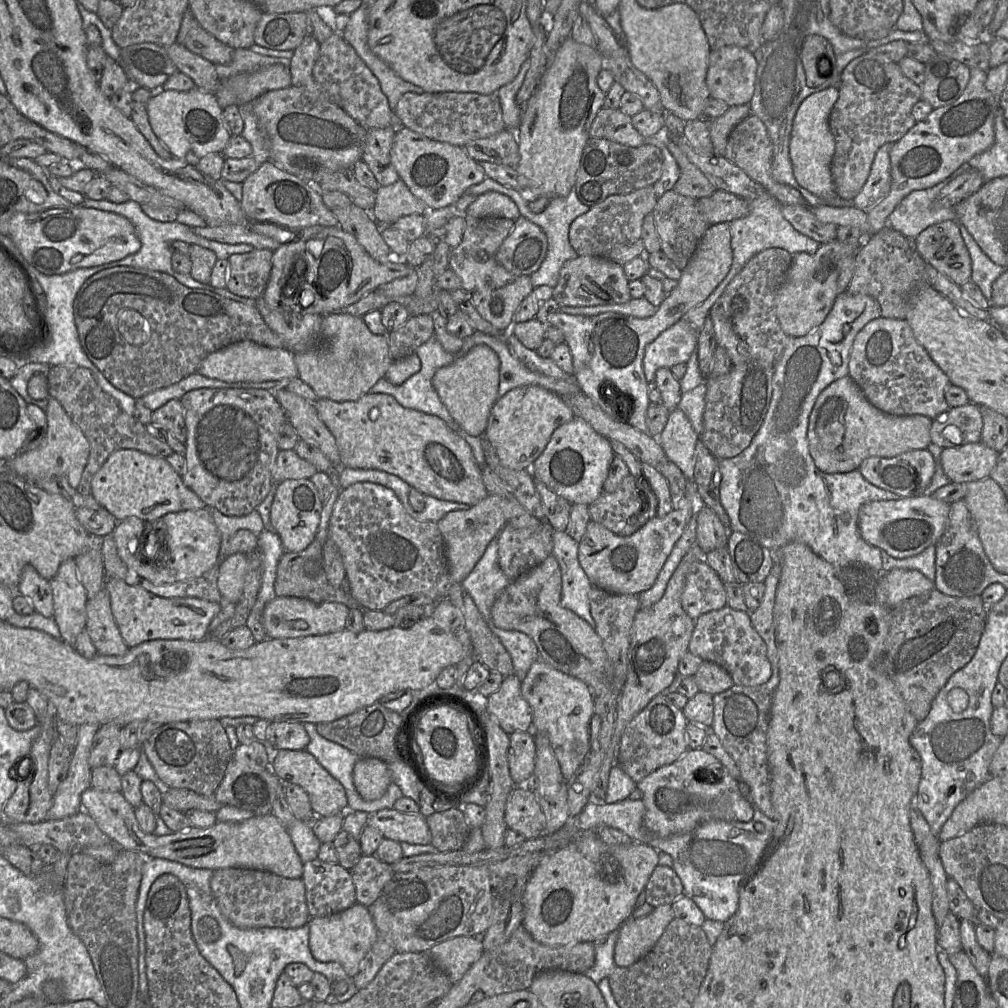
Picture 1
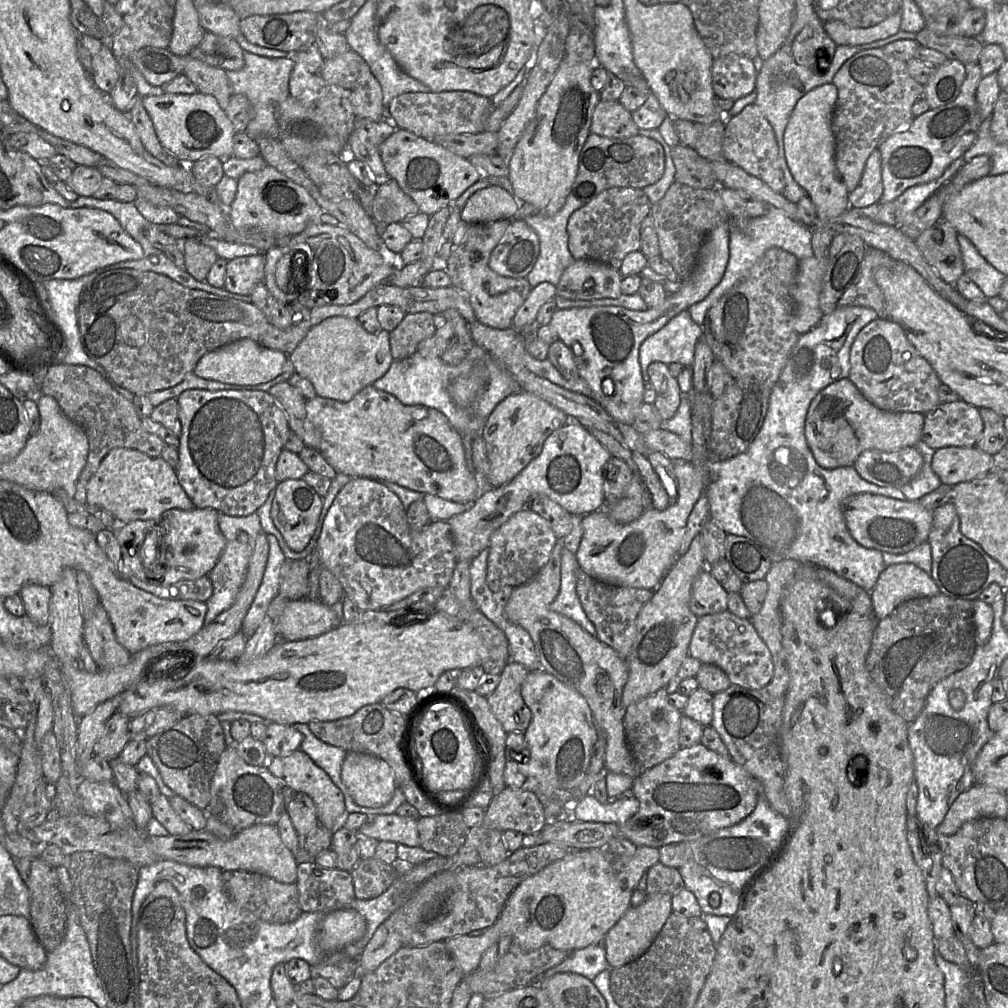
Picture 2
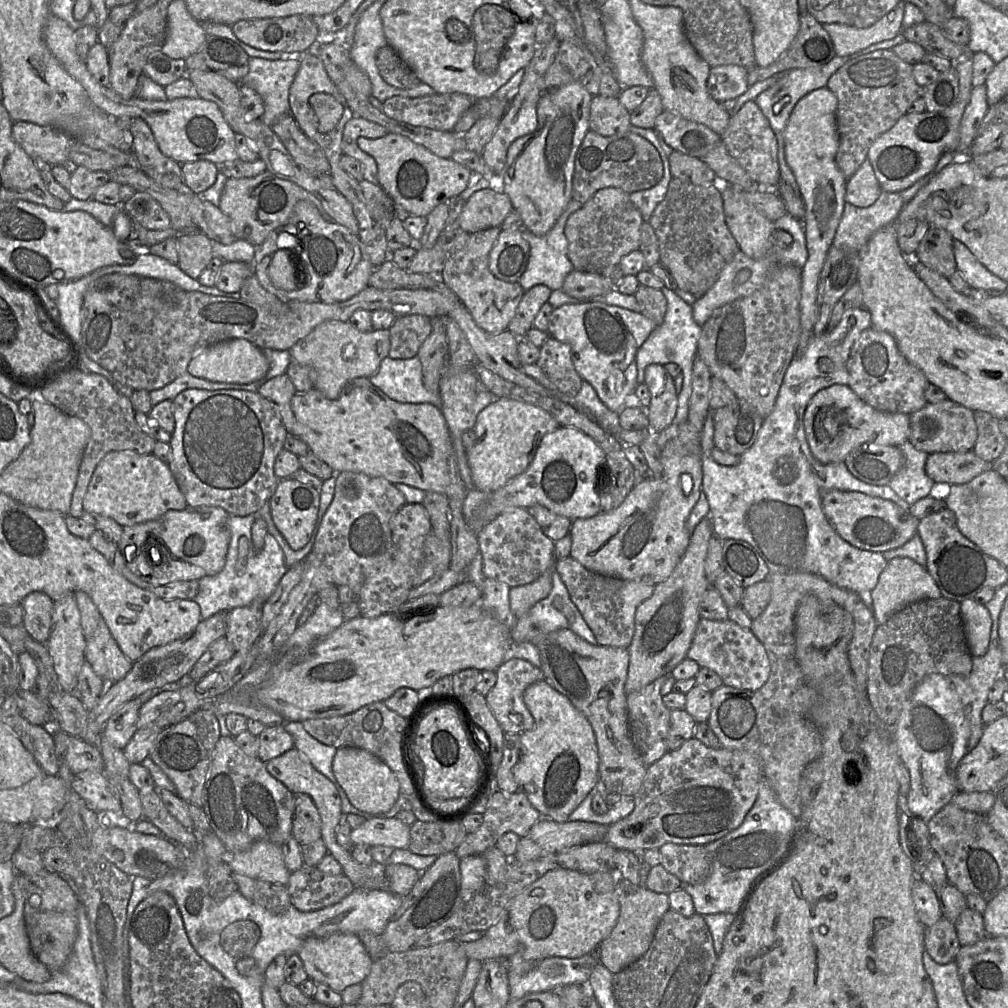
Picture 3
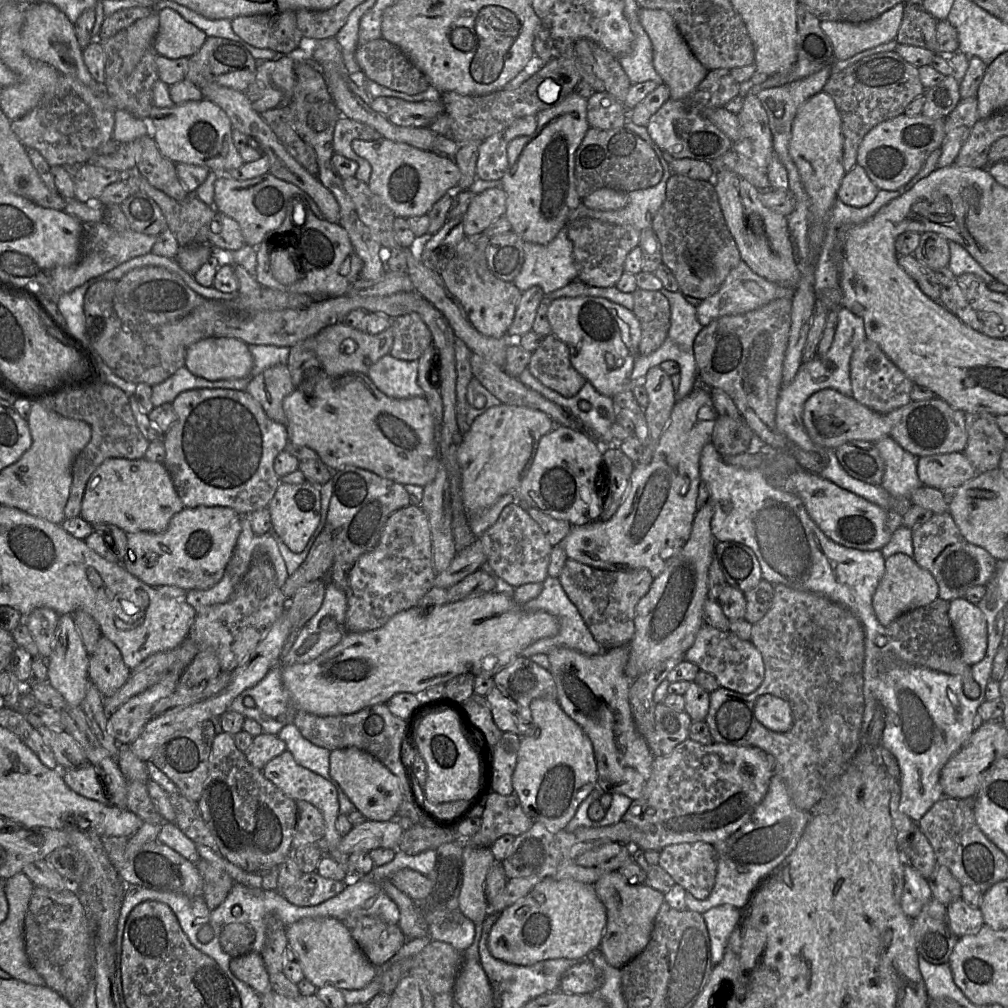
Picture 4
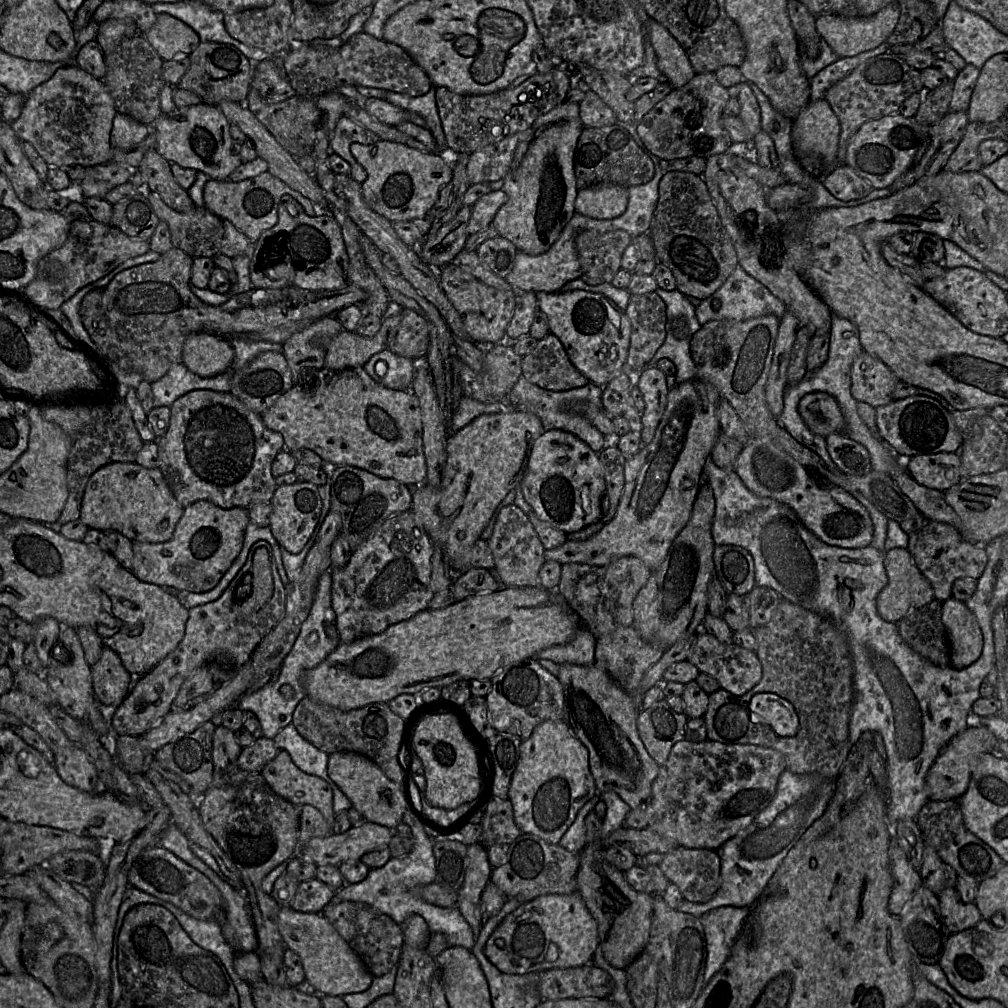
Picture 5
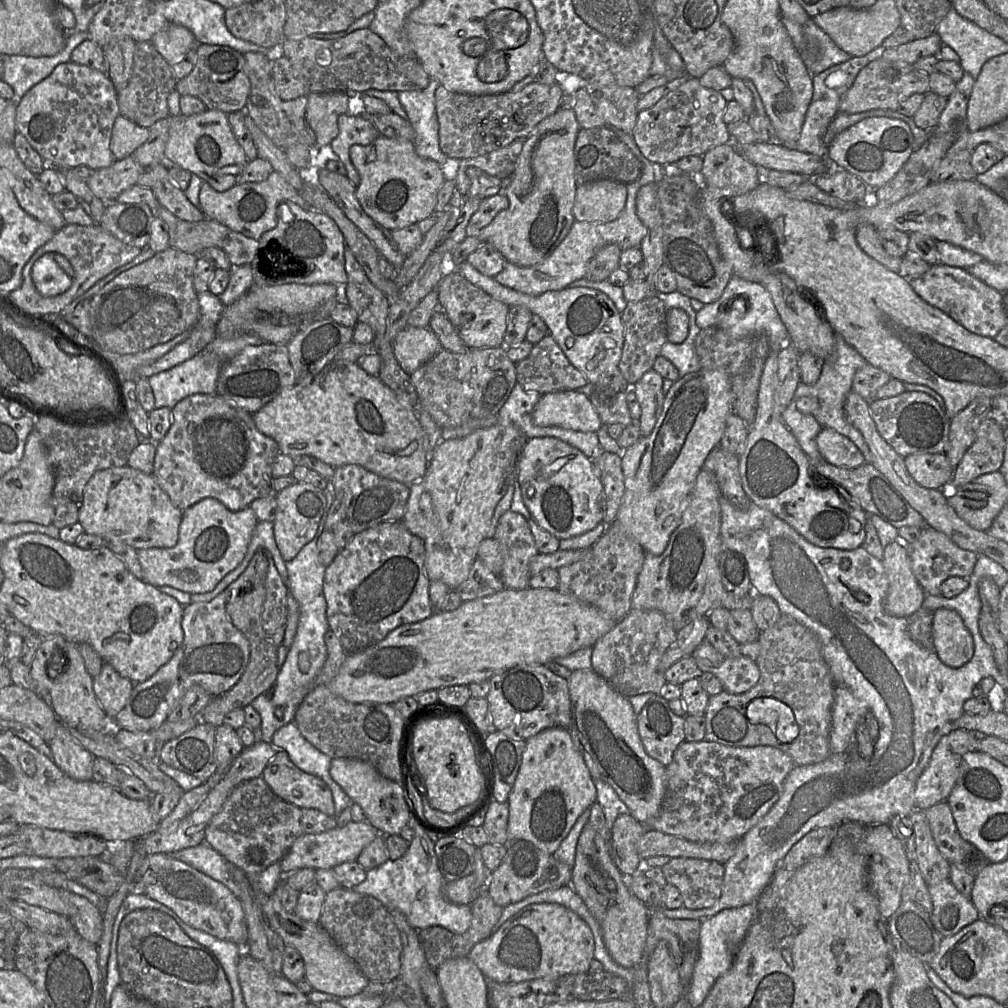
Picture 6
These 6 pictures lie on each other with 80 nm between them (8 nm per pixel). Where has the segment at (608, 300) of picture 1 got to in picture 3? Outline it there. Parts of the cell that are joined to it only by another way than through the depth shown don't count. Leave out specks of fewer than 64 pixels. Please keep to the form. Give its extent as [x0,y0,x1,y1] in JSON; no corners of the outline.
[561,269,615,299]

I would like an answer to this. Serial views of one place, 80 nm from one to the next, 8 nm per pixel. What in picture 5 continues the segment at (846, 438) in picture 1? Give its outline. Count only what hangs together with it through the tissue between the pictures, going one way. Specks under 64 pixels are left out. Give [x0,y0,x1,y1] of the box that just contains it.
[798,392,845,438]

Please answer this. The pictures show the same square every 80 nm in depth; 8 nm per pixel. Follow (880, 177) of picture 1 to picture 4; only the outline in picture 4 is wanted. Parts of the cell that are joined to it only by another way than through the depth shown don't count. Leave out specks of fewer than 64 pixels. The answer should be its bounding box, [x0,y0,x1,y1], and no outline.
[837,164,878,207]

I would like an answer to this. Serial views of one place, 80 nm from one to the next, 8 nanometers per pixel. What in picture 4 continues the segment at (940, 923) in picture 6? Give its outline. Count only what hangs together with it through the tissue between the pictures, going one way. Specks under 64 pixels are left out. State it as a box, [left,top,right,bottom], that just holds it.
[947,897,984,938]

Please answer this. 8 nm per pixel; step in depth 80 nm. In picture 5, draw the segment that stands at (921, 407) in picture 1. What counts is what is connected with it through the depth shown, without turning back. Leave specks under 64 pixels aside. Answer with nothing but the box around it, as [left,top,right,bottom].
[852,351,898,409]

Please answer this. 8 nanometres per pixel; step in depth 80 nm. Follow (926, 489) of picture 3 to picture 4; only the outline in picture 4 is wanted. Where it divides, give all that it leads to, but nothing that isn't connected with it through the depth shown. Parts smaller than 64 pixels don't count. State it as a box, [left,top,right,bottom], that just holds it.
[880,437,923,499]

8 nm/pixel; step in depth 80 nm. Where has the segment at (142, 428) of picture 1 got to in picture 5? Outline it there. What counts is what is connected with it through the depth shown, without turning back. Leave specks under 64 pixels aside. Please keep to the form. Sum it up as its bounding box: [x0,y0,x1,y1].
[42,389,144,525]

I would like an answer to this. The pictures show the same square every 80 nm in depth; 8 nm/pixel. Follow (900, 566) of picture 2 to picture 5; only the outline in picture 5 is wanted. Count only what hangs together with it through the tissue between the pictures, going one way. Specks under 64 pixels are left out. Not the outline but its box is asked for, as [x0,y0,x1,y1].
[876,547,934,623]

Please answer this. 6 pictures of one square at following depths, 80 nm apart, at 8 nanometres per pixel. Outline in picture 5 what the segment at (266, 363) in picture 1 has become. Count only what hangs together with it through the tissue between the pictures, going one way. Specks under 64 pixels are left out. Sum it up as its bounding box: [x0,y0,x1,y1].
[182,332,234,377]

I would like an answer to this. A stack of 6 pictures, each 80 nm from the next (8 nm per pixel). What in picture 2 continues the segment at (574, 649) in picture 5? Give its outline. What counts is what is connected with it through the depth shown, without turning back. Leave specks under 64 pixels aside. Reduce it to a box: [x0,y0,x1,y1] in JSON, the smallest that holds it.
[550,546,596,637]

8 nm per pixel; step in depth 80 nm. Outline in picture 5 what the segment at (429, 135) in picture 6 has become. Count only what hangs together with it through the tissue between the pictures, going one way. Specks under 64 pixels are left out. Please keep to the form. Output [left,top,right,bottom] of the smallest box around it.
[385,85,450,161]

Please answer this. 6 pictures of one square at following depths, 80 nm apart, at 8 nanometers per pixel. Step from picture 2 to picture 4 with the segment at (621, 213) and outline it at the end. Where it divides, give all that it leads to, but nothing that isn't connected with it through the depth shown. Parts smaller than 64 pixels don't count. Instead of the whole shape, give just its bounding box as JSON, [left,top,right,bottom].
[568,217,640,287]

